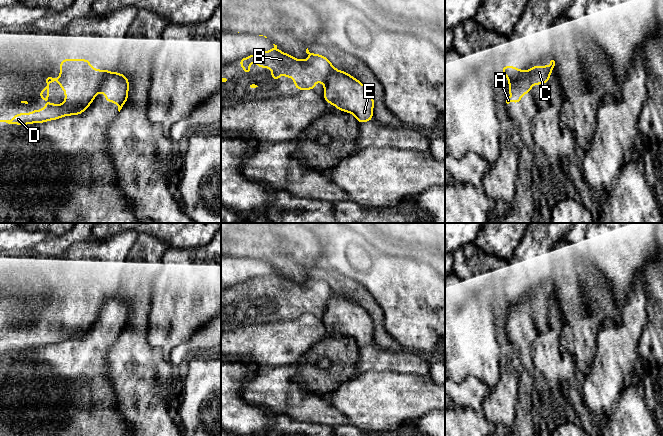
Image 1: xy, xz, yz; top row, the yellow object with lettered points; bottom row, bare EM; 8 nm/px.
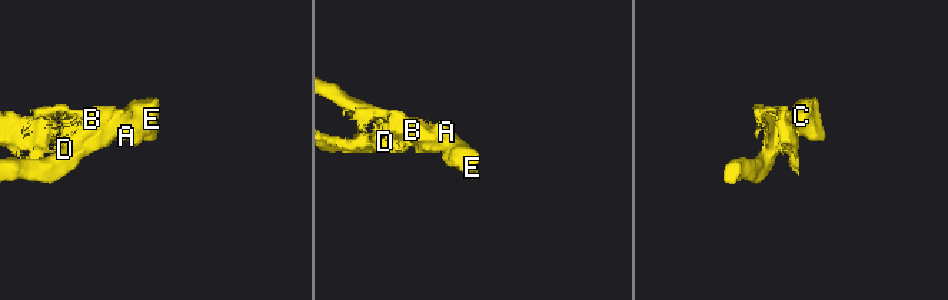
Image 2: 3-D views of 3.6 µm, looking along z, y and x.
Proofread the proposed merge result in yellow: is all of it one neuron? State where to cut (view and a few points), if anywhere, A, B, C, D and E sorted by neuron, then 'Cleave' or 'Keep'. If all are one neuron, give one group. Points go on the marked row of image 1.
Split along yz (526, 71), (509, 86). Groups: A C E / B D. Cleave

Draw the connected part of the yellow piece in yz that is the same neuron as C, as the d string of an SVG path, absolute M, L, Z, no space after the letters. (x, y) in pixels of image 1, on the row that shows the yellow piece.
M551 60L549 66L534 65L526 71L520 80L509 86L506 103L522 103L520 96L531 93L531 87L534 84L547 84L554 66L555 61Z

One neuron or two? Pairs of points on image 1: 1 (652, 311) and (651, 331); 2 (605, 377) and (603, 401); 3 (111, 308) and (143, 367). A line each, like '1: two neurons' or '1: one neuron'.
1: one neuron
2: one neuron
3: two neurons

